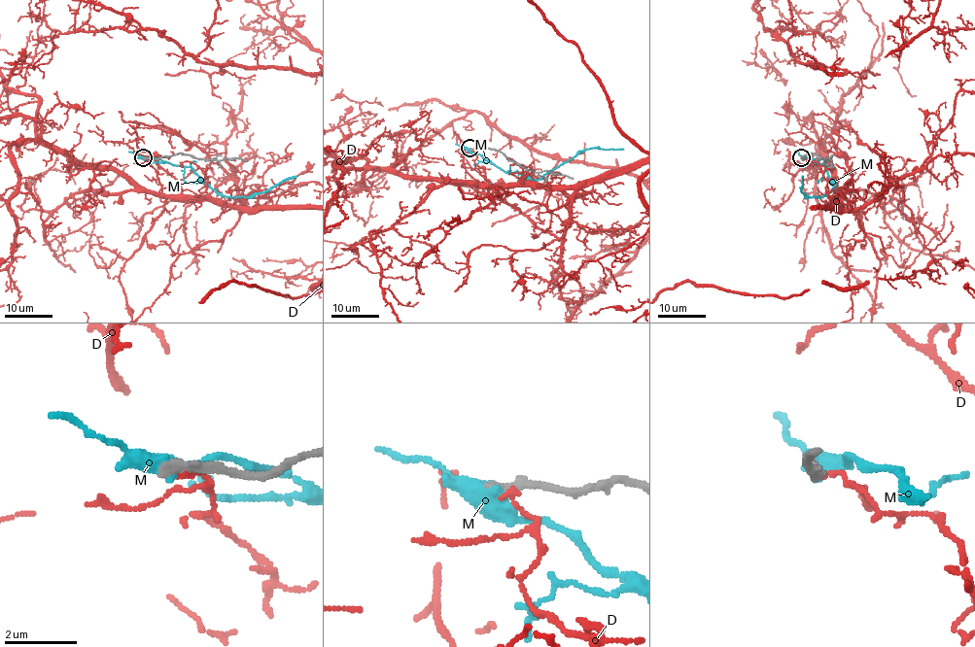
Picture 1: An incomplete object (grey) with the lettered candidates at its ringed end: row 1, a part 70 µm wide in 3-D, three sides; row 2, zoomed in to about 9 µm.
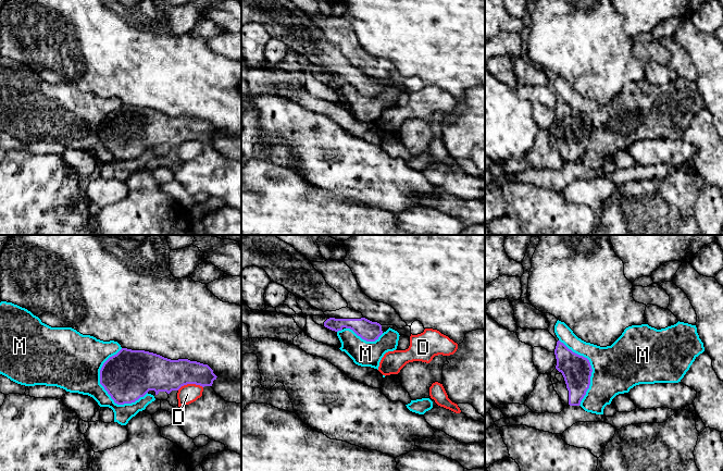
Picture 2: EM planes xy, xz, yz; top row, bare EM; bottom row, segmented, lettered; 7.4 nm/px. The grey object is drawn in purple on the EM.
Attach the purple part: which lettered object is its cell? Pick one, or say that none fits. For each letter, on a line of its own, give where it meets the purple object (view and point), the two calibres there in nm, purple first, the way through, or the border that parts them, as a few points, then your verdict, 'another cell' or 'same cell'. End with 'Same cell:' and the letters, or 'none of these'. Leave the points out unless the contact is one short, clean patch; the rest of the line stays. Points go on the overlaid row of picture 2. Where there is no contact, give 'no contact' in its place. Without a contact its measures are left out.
D: xy (189, 383) | 260/140 nm | along xy (202, 386), (186, 384), (177, 389) | another cell
M: xy (100, 375) | 360/420 nm | another cell
Same cell: none of these

